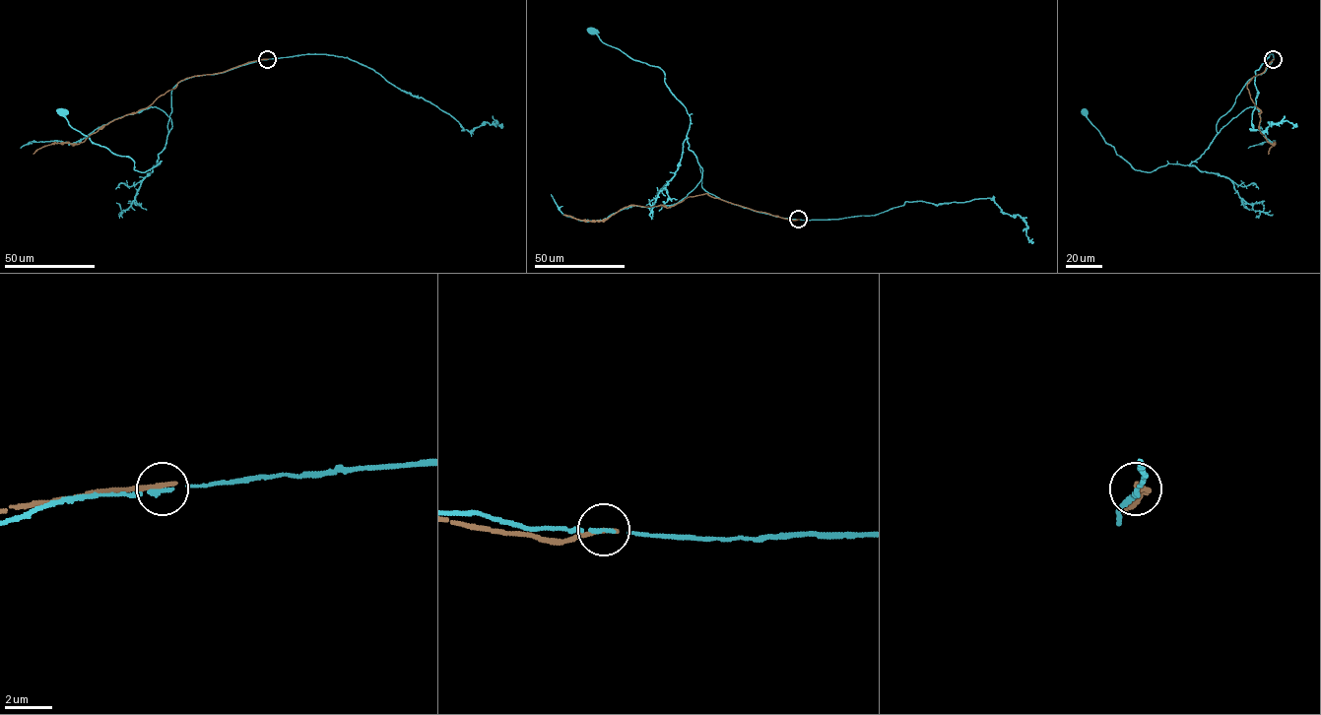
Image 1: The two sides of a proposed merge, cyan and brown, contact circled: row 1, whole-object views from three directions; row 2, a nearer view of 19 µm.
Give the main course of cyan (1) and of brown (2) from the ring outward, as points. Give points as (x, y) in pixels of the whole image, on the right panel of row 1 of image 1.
1: (1273, 59), (1247, 81), (1218, 121), (1212, 142), (1189, 164), (1167, 163), (1149, 172), (1135, 169), (1084, 112)
2: (1273, 59), (1263, 73), (1252, 78), (1246, 88), (1261, 111), (1259, 130), (1268, 142), (1274, 142), (1268, 154)

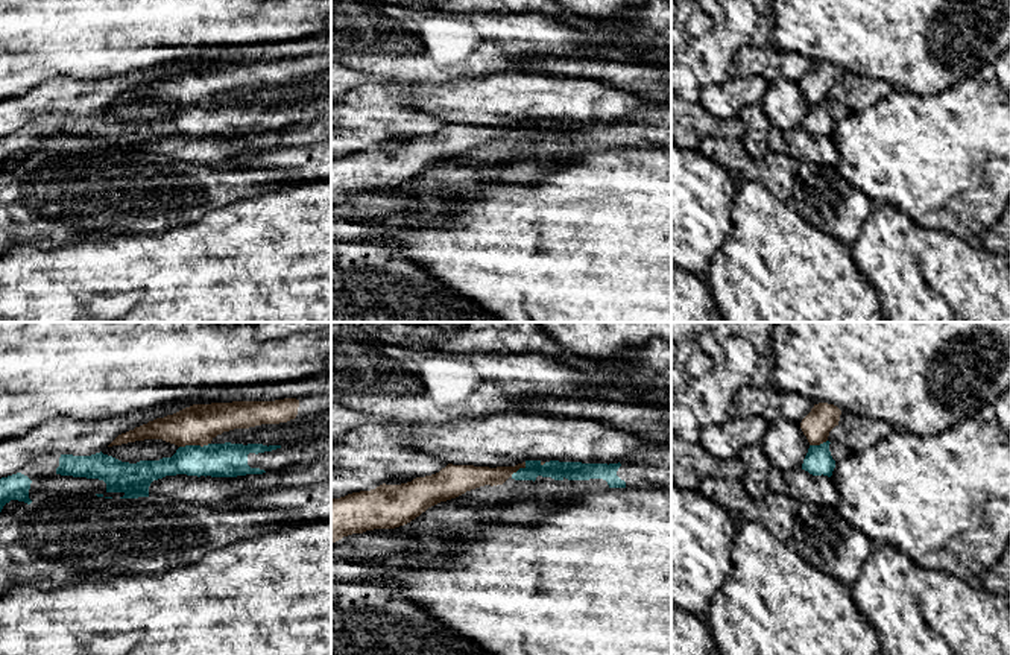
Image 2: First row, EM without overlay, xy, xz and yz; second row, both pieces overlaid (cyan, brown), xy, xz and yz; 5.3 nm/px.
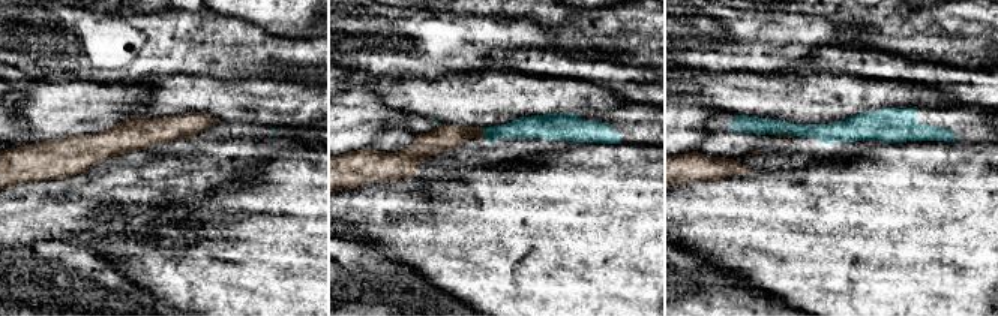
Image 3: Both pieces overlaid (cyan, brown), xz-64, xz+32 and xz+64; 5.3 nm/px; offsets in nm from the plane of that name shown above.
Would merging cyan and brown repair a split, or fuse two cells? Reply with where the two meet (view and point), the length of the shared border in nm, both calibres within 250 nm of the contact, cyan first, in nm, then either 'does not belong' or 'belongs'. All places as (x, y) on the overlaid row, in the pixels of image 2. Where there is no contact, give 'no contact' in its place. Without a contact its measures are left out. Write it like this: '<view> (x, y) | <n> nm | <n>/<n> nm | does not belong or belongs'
xy (195, 446) | 170 nm | 180/220 nm | does not belong

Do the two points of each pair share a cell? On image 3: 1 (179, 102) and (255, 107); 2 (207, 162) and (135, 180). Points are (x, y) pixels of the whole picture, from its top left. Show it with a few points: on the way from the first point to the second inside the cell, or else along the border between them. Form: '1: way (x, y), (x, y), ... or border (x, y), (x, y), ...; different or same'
1: way (198, 101), (236, 101); same
2: way (189, 175), (153, 175); same

